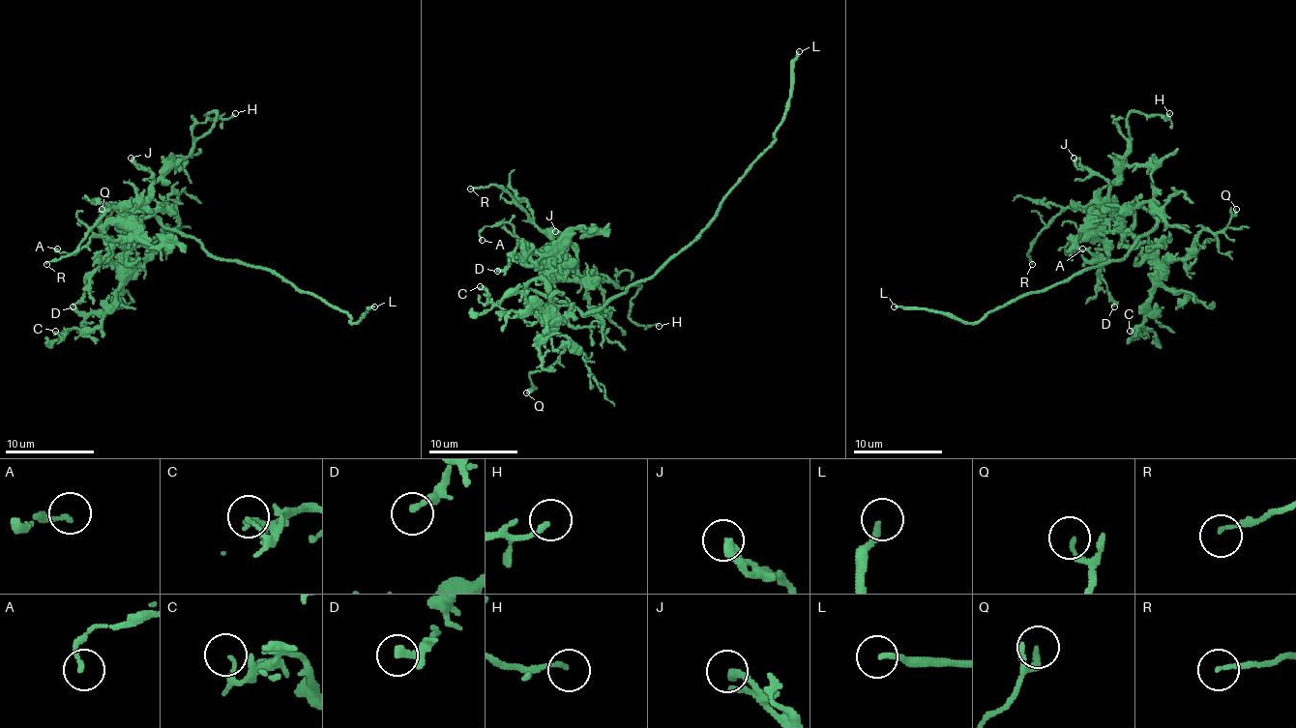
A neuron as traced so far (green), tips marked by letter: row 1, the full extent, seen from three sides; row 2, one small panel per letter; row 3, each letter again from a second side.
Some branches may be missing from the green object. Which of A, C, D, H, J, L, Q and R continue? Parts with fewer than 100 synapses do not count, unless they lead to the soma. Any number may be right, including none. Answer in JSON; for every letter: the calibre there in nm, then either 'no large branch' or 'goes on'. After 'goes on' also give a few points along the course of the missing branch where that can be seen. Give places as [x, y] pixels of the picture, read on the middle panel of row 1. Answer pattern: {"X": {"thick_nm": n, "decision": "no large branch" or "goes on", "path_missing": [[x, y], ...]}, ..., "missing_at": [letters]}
{"A": {"thick_nm": 160, "decision": "no large branch"}, "C": {"thick_nm": 110, "decision": "no large branch"}, "D": {"thick_nm": 180, "decision": "no large branch"}, "H": {"thick_nm": 150, "decision": "no large branch"}, "J": {"thick_nm": 320, "decision": "no large branch"}, "L": {"thick_nm": 180, "decision": "goes on"}, "Q": {"thick_nm": 190, "decision": "no large branch"}, "R": {"thick_nm": 130, "decision": "no large branch"}, "missing_at": ["L"]}

